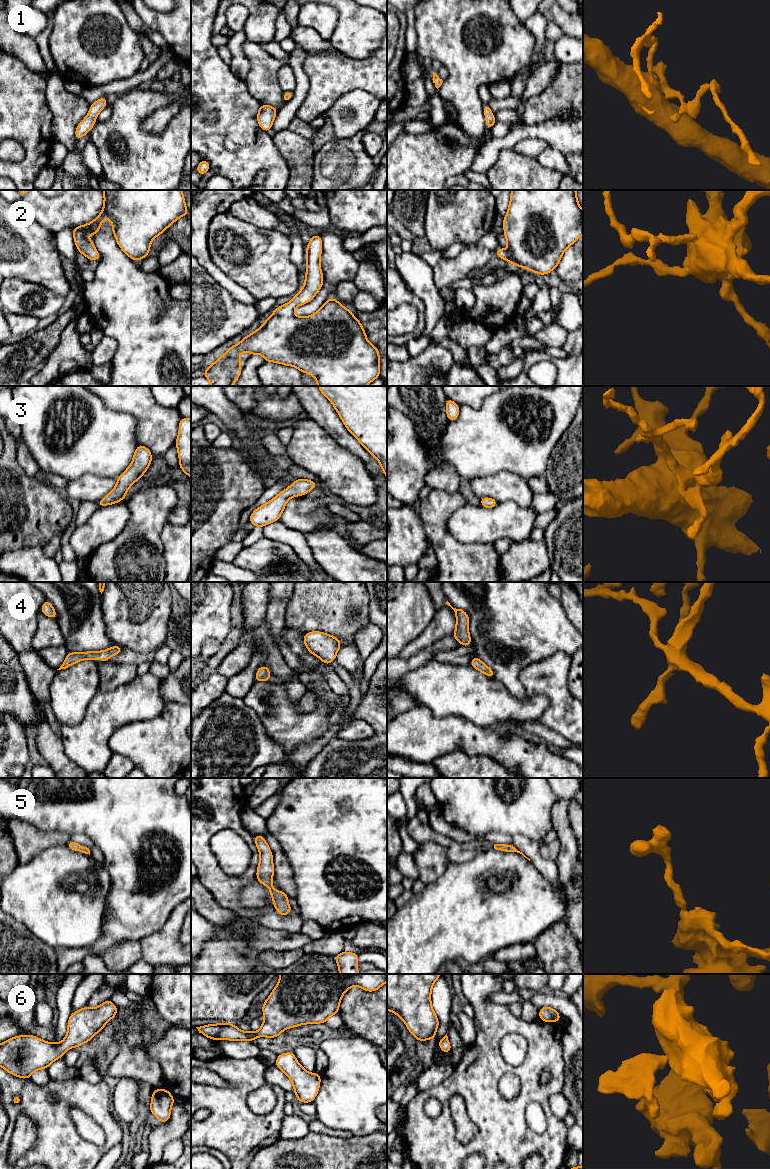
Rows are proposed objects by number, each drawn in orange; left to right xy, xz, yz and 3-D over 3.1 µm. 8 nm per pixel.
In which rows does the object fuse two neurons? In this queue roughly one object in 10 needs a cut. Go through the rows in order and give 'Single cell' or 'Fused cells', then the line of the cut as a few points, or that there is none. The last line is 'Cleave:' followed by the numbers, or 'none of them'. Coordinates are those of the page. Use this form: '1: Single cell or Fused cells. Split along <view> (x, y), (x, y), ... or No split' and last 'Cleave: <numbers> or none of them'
1: Single cell. No split
2: Single cell. No split
3: Single cell. No split
4: Single cell. No split
5: Single cell. No split
6: Single cell. No split
Cleave: none of them

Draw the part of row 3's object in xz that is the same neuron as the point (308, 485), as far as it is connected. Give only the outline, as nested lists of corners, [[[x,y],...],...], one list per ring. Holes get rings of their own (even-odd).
[[[296,479],[288,488],[280,492],[266,504],[252,512],[249,522],[255,527],[264,527],[280,519],[287,501],[295,496],[303,496],[317,486],[316,481]]]

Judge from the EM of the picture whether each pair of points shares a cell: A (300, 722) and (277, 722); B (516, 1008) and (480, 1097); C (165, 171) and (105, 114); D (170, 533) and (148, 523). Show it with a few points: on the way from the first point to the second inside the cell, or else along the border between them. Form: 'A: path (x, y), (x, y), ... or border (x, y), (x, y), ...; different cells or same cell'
A: path (294, 722), (283, 722); same cell
B: border (508, 1006), (513, 1014), (520, 1017); different cells
C: border (111, 106), (111, 115), (107, 119), (98, 122); different cells
D: border (168, 522), (160, 533), (163, 553); different cells

